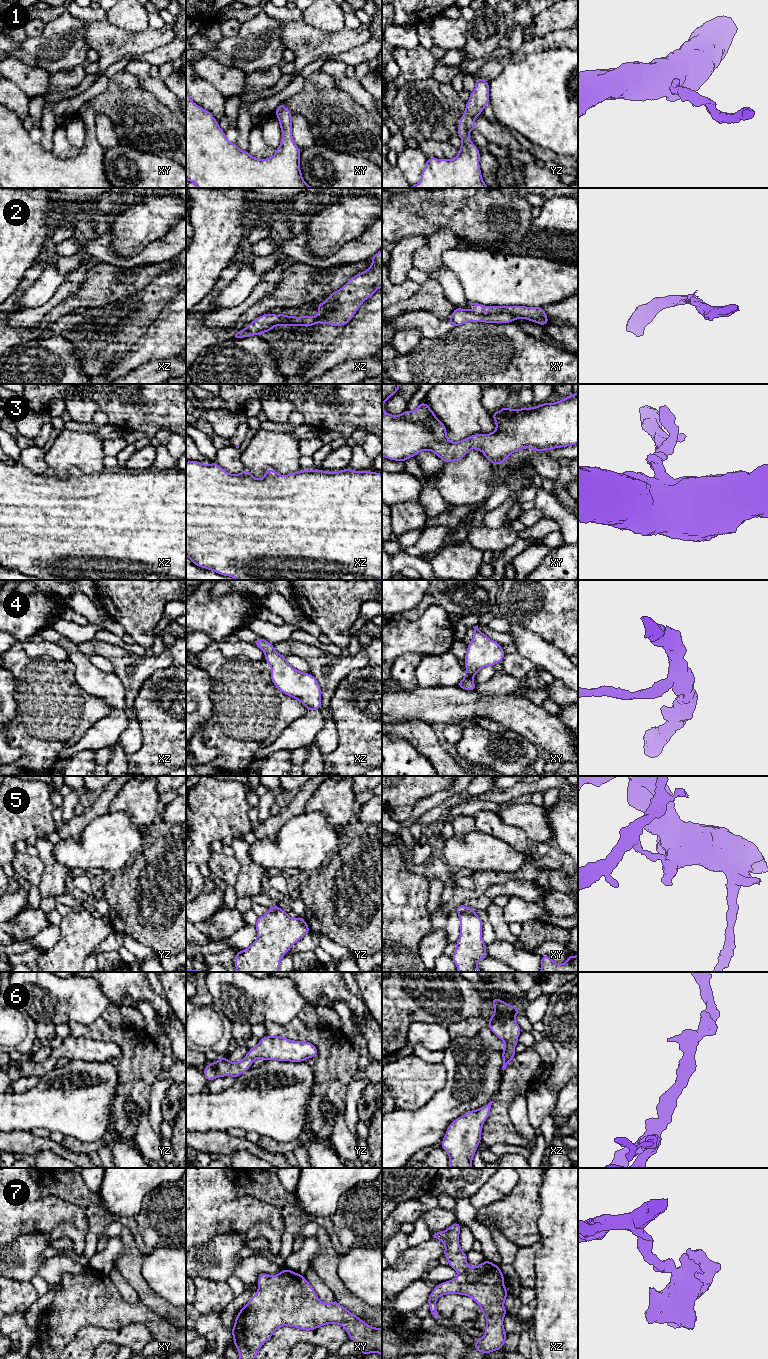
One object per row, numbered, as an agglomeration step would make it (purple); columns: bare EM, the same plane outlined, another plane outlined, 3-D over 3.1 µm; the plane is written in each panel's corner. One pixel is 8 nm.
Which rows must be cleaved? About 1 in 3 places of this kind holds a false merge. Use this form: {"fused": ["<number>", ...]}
{"fused": ["2", "5"]}

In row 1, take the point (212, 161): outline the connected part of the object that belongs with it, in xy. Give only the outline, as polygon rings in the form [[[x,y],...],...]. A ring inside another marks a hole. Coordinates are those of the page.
[[[186,93],[186,179],[197,188],[314,188],[307,185],[300,170],[301,149],[295,144],[292,136],[292,115],[281,103],[275,110],[280,123],[282,138],[280,146],[271,158],[257,159],[248,151],[240,150],[236,143],[231,143],[218,121],[208,111],[194,103]]]

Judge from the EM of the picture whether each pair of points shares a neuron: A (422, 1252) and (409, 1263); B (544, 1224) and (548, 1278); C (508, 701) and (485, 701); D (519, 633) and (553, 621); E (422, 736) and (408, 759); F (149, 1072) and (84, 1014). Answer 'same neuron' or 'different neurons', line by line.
A: same neuron
B: same neuron
C: same neuron
D: different neurons
E: different neurons
F: different neurons

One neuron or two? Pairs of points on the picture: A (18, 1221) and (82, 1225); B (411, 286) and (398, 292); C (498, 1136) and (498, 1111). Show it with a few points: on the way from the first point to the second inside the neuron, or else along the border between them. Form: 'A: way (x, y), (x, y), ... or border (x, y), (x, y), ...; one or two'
A: way (34, 1216), (66, 1216); one
B: way (408, 288), (401, 292); one
C: way (498, 1130), (498, 1117); one

